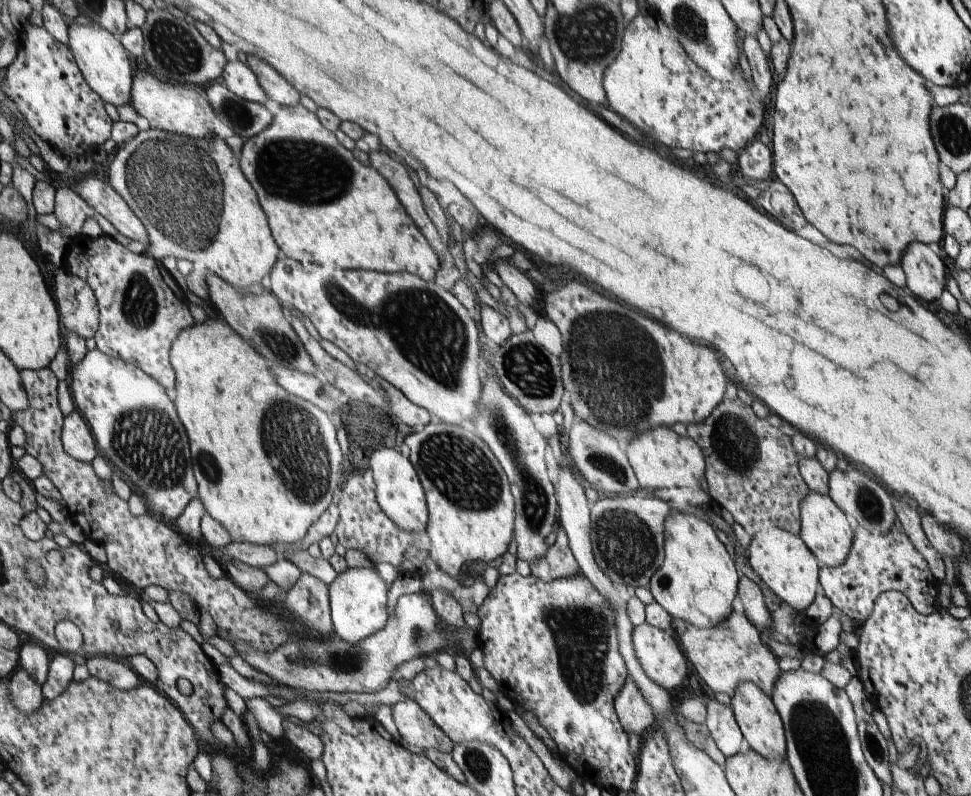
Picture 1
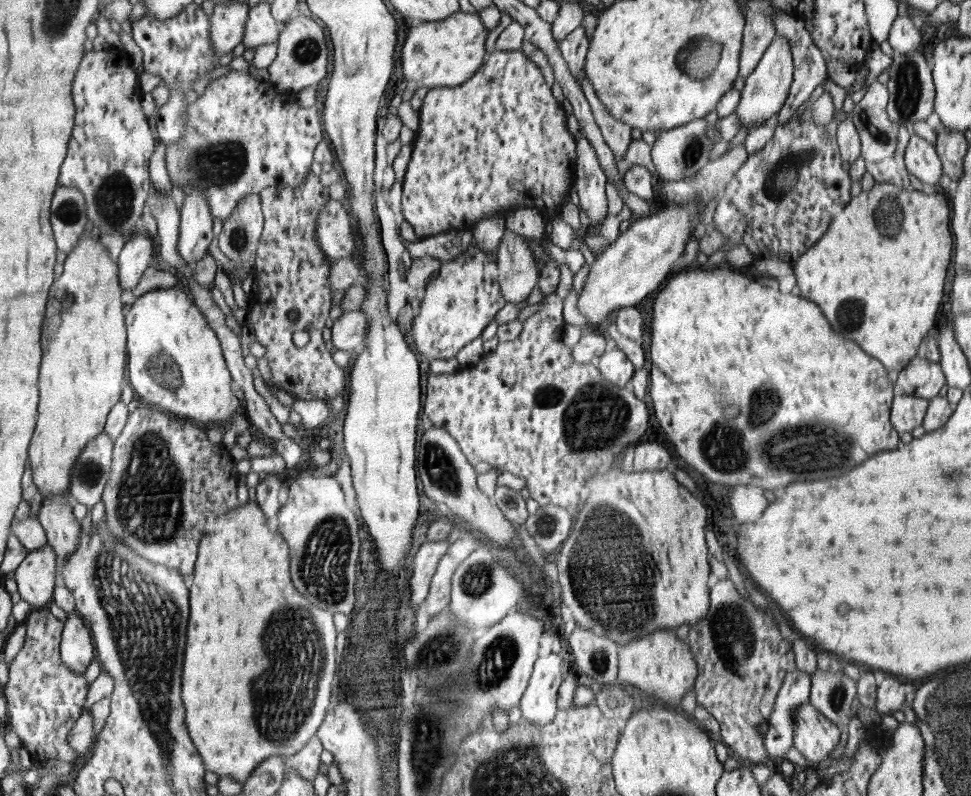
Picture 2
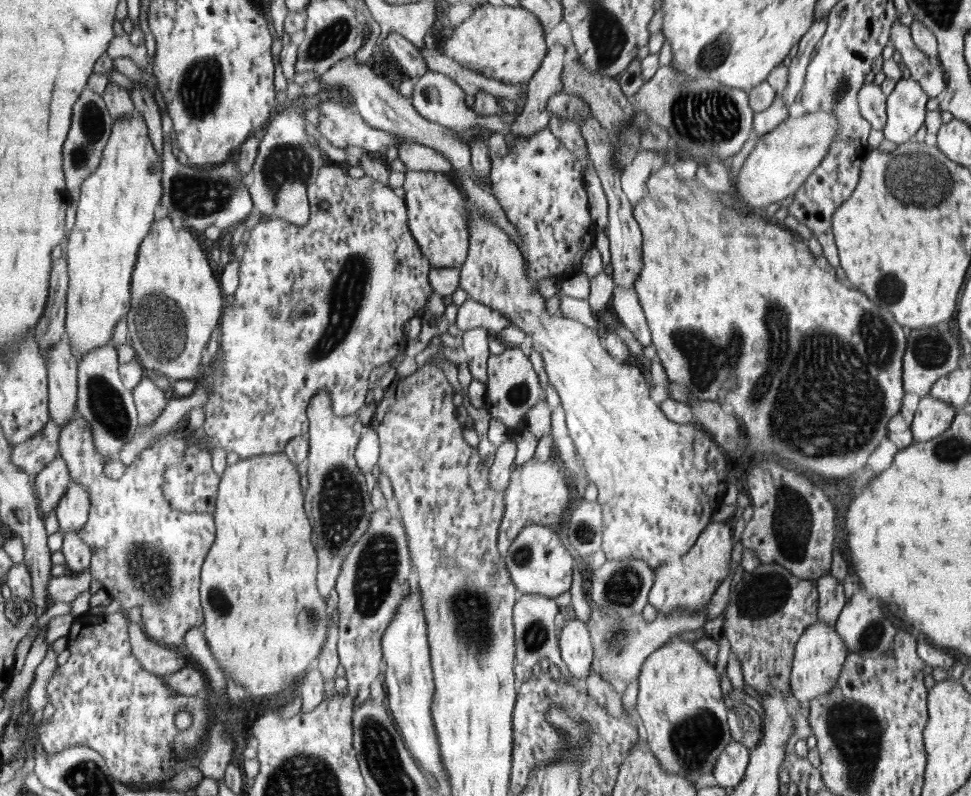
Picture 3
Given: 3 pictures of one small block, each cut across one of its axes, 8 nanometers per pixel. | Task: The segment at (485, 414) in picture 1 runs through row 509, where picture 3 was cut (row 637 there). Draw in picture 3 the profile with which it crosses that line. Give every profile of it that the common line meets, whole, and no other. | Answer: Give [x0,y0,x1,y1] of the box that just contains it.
[514,594,577,684]

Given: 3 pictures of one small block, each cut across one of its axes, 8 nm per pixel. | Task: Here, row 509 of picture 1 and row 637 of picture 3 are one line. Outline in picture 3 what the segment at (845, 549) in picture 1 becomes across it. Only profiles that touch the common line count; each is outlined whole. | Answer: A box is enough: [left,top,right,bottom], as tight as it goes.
[789,620,848,705]

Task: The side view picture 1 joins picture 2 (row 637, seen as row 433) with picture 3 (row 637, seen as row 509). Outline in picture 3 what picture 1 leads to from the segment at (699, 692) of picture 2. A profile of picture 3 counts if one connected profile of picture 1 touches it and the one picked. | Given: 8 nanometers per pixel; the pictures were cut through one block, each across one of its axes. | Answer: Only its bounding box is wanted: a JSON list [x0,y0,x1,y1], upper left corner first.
[721,563,820,696]

